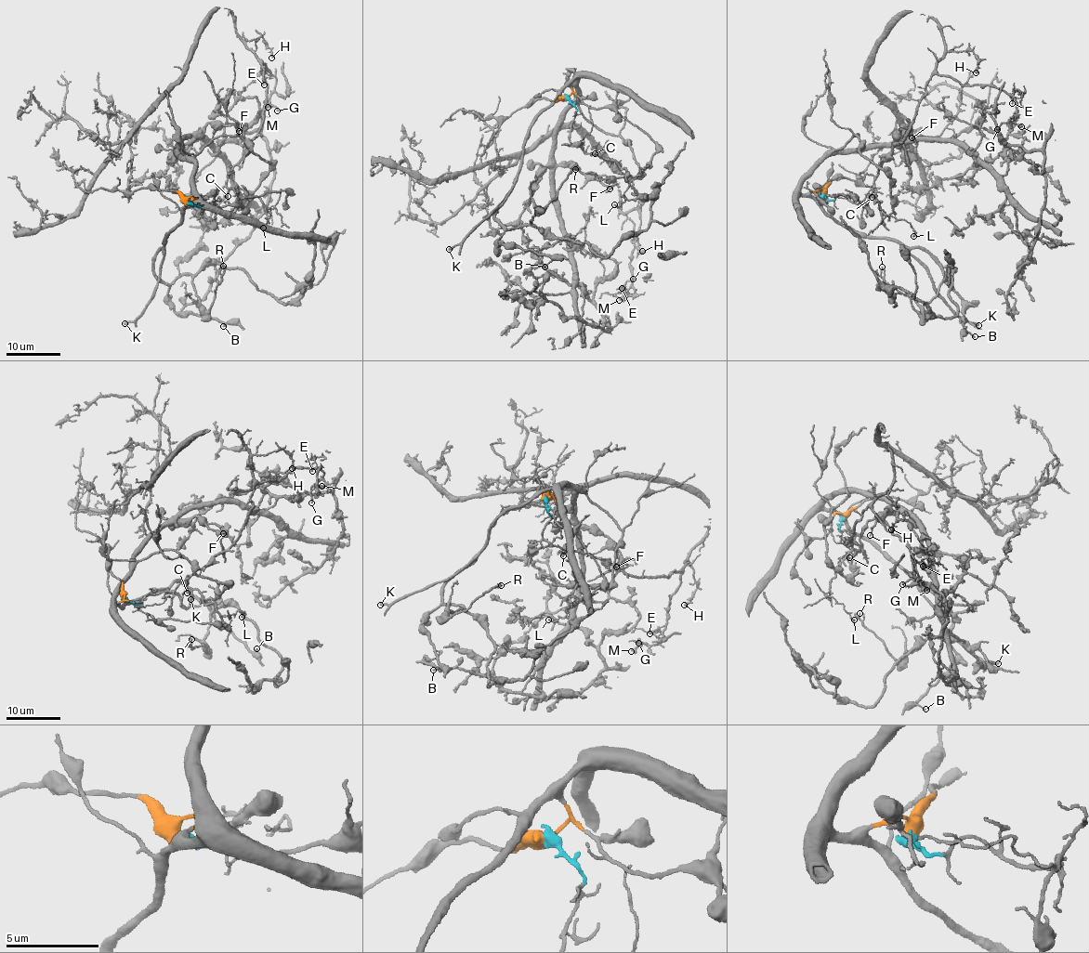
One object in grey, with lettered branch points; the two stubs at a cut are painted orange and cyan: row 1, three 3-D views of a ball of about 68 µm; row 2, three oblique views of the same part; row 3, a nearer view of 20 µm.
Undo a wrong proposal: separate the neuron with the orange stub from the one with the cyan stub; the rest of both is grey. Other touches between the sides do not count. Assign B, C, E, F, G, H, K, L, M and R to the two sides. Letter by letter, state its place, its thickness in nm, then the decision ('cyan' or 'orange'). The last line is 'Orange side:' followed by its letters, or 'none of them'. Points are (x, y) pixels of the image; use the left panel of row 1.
B: at (223, 326); 120 nm thick; orange
C: at (228, 196); 100 nm thick; cyan
E: at (264, 84); 150 nm thick; cyan
F: at (239, 131); 140 nm thick; orange
G: at (277, 110); 150 nm thick; cyan
H: at (271, 58); 240 nm thick; cyan
K: at (124, 323); 360 nm thick; orange
L: at (263, 228); 150 nm thick; cyan
M: at (268, 107); 360 nm thick; cyan
R: at (223, 266); 130 nm thick; orange
Orange side: B, F, K, R

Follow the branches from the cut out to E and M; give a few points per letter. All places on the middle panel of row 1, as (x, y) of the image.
E: (566, 98), (577, 110), (570, 141), (615, 165), (643, 198), (641, 225), (629, 264), (631, 286), (622, 287)
M: (566, 98), (577, 110), (570, 141), (615, 165), (643, 198), (629, 269), (633, 293), (624, 292), (619, 300)

